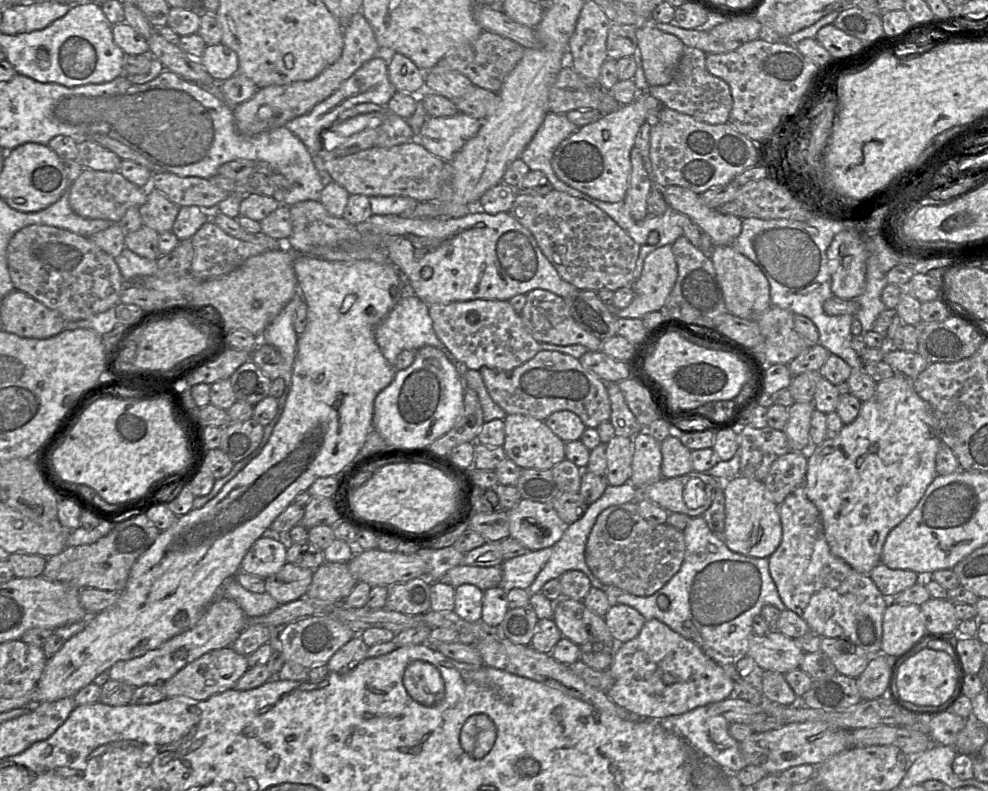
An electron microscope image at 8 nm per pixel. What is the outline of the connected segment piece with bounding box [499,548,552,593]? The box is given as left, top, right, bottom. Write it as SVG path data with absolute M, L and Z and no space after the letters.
M545 548L505 560L501 565L502 580L499 587L507 593L514 588L528 590L551 554L552 548Z

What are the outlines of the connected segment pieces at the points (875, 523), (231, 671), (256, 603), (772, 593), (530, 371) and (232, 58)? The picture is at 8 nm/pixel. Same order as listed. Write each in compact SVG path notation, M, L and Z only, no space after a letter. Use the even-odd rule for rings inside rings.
M896 373L876 384L875 394L862 402L856 419L844 424L835 438L826 438L806 452L805 493L820 513L833 555L863 574L870 574L881 563L888 534L912 512L938 475L935 458L939 445L938 418L932 407L917 394L913 379Z
M232 647L212 650L184 666L172 678L162 683L166 698L207 700L216 694L235 689L237 681L248 670L247 656L235 652Z
M235 578L225 586L224 596L234 600L244 611L246 617L268 614L280 604L267 592L252 593L243 588Z
M702 516L691 517L683 533L686 550L680 570L654 594L641 597L620 591L616 603L635 608L646 621L652 619L661 621L693 643L705 641L708 644L705 653L715 660L735 661L740 656L747 656L749 639L753 635L753 620L760 615L763 606L772 605L780 612L786 609L770 575L768 558L749 557L731 551L723 539L711 531ZM661 595L669 599L669 608L665 611L657 604L657 599Z
M540 350L533 358L512 370L482 367L479 371L492 400L506 414L522 414L544 421L556 411L569 410L590 428L610 420L611 404L606 383L571 355Z
M222 43L207 45L199 61L217 83L239 72L237 54Z

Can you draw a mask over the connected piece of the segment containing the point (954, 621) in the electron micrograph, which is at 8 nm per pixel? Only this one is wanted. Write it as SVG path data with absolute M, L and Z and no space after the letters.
M930 598L920 608L926 630L942 633L957 630L960 621L955 615L954 604L947 599Z

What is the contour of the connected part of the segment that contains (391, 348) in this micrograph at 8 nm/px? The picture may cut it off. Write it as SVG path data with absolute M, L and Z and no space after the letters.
M409 290L376 327L375 340L381 353L392 366L395 365L397 356L403 350L417 351L424 346L433 346L441 350L445 356L456 365L461 374L461 366L463 365L457 363L455 357L437 337L433 329L433 322L429 315L429 305Z

